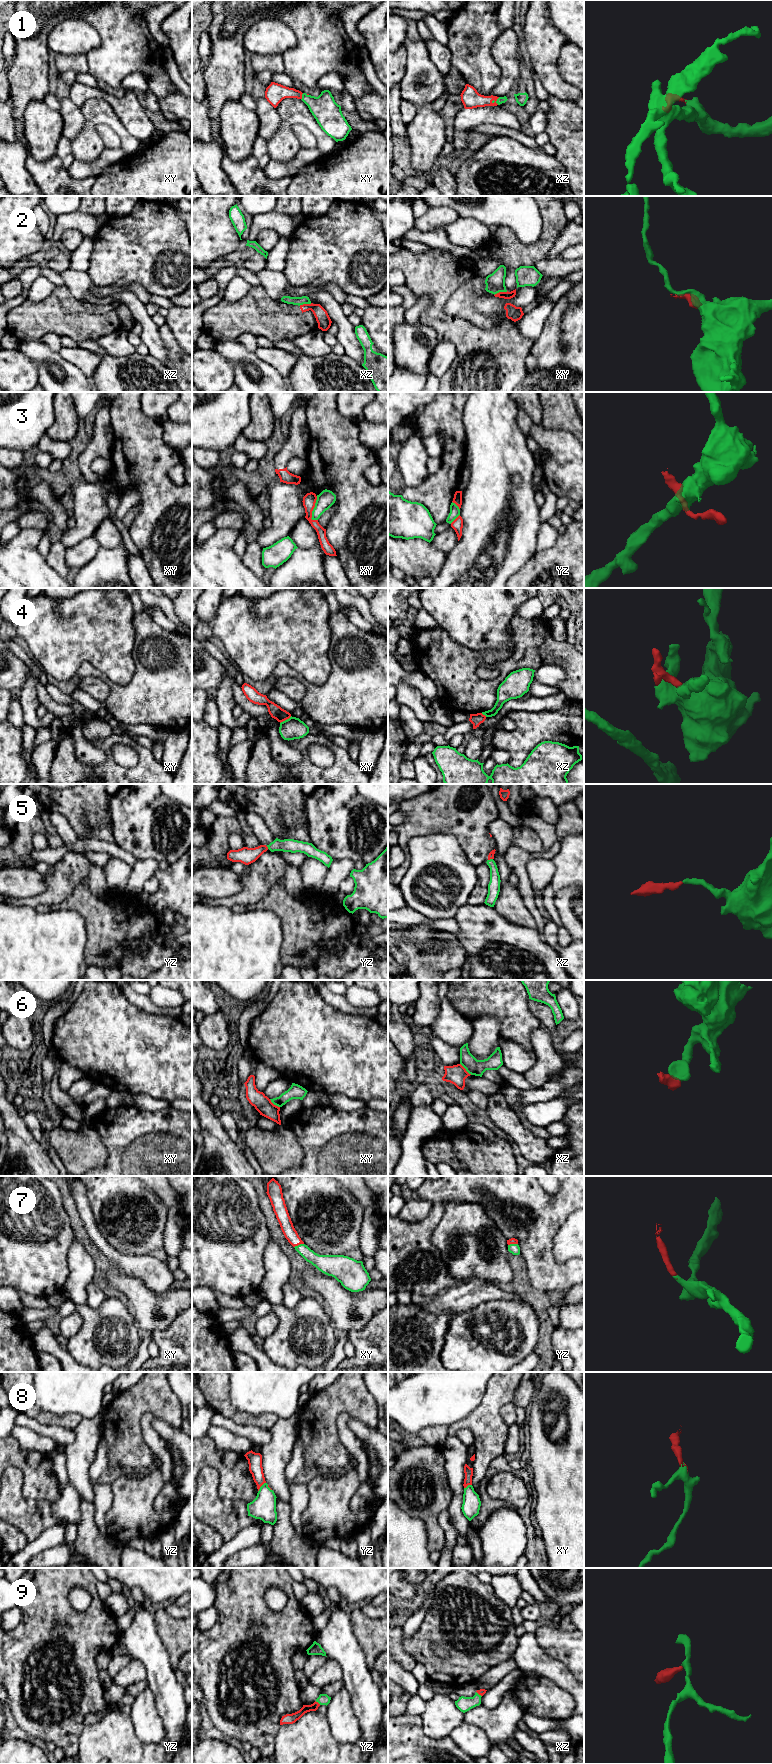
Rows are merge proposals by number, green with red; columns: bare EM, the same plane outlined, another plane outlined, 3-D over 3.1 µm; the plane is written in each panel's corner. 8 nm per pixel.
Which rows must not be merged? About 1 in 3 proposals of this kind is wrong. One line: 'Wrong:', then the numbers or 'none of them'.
Wrong: 2, 3, 4, 6

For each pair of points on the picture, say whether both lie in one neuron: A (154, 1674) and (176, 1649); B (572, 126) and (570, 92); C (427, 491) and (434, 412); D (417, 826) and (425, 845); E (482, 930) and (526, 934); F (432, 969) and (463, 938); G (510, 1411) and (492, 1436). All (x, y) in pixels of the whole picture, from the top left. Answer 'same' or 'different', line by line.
A: different
B: different
C: same
D: different
E: same
F: different
G: different

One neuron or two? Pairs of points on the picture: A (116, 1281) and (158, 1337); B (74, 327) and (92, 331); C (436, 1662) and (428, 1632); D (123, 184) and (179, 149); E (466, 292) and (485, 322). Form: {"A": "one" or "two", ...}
{"A": "two", "B": "one", "C": "one", "D": "one", "E": "one"}

